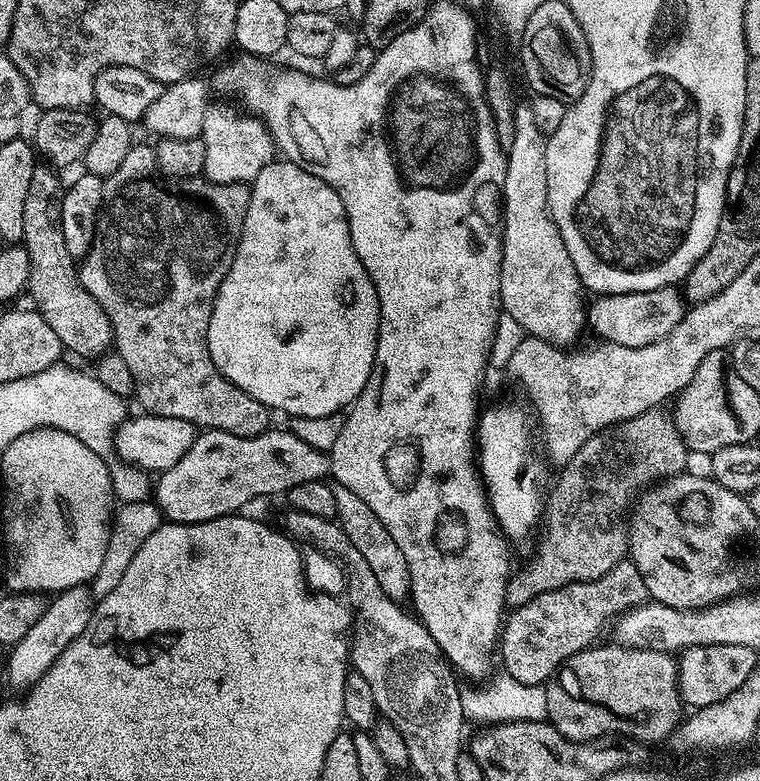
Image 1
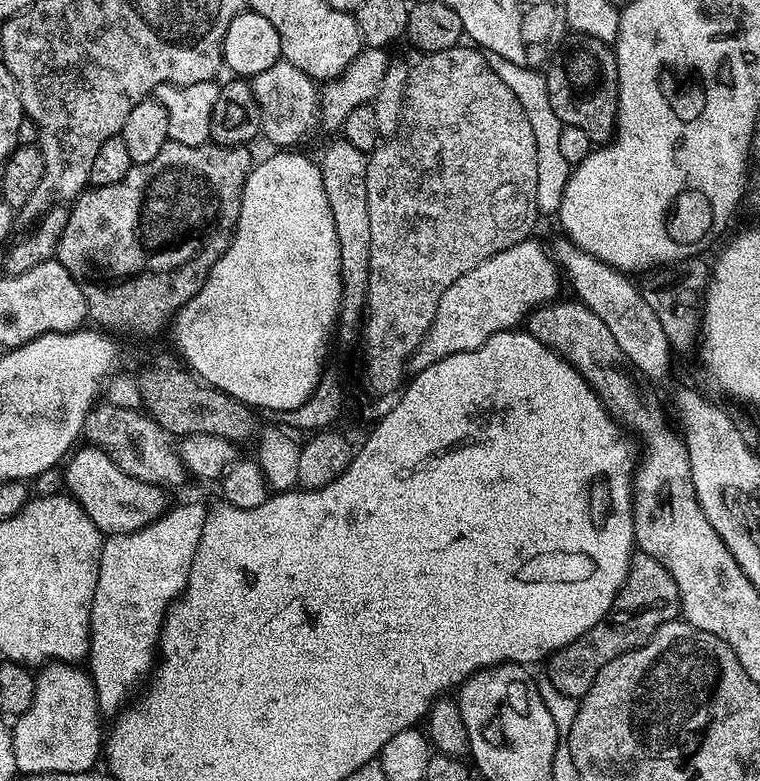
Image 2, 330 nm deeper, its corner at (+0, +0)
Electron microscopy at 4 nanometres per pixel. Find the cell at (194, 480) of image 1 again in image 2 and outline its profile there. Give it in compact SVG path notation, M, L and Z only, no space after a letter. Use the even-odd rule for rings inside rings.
M77 447L71 453L72 462L68 470L63 471L63 483L72 498L88 511L88 517L101 534L117 536L123 532L137 532L168 511L168 492L161 485L140 481L124 473L103 448L85 447Z

